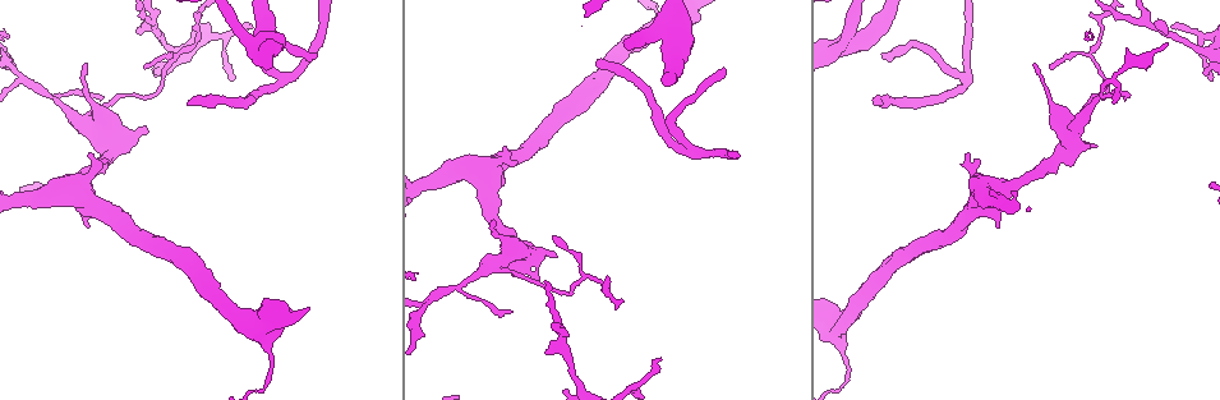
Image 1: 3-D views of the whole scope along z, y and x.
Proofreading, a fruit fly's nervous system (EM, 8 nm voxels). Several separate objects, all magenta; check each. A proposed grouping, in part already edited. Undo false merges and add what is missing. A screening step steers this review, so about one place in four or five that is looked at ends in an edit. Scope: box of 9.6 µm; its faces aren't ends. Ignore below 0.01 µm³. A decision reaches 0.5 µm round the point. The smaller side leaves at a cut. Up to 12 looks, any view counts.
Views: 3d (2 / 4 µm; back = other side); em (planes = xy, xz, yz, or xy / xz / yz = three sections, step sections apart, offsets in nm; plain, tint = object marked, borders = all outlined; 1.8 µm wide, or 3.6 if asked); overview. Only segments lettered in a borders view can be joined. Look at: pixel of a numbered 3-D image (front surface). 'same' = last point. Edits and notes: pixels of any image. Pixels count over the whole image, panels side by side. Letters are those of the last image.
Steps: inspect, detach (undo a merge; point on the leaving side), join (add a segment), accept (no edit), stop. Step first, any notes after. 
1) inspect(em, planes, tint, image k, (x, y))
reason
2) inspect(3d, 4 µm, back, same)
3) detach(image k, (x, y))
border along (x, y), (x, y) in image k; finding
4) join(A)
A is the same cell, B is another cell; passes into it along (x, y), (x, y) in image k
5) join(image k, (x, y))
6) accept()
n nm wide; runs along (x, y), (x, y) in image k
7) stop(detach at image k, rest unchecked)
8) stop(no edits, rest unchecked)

inspect(em, yz, step 8, borders, image 1, (1107, 79))
a fork

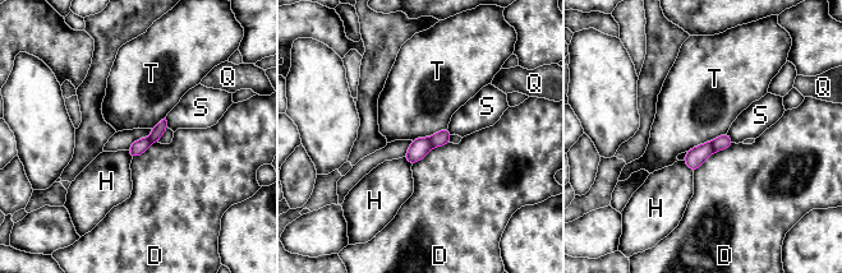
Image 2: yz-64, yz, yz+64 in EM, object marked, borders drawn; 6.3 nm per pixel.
inspect(em, xy, step 8, borders, same)
another direction

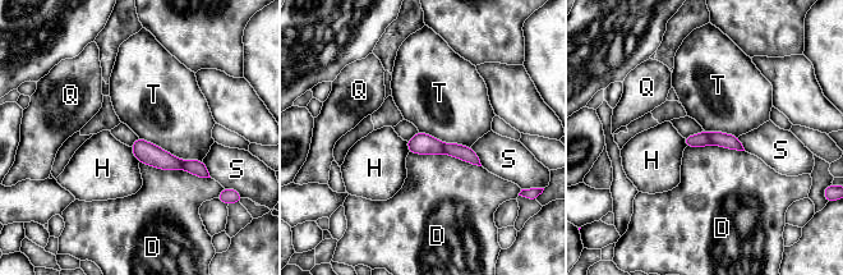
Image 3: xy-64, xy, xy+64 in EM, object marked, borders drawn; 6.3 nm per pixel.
detach(image 3, (701, 140))
D, H, Q, S and T are other cells; border along (706, 132), (712, 143) in image 3; two neurons meet here

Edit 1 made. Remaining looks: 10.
inspect(overview)
see it whole again

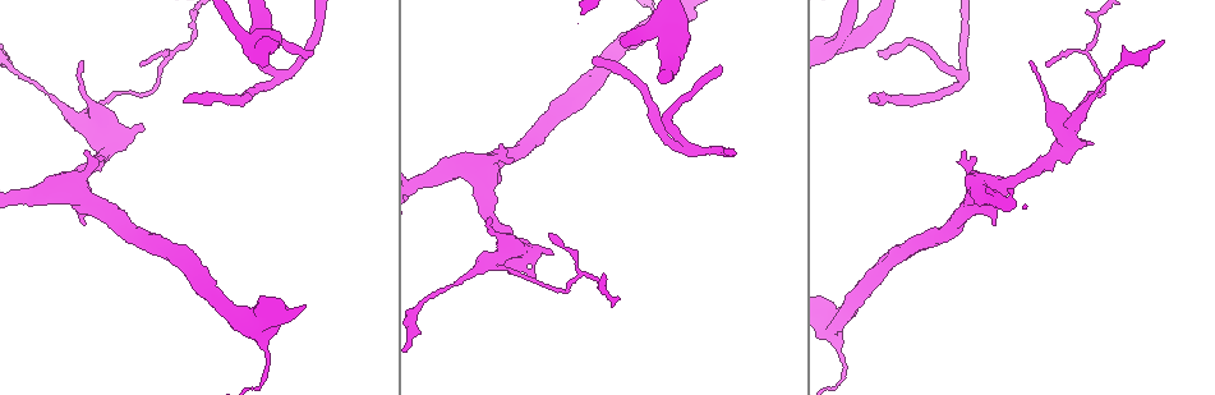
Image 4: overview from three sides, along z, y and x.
inspect(3d, 4 µm, image 4, (1029, 61))
thin end

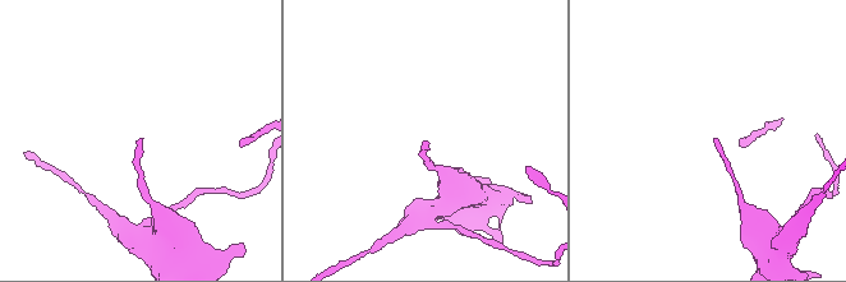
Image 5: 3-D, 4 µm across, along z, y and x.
inspect(em, 3.6 µm, xz, step 8, tint, image 5, (714, 139))
need the tissue

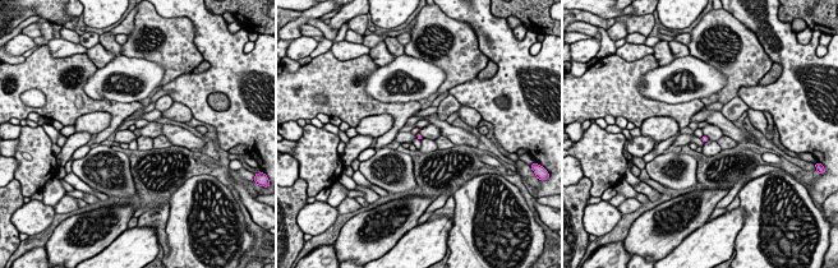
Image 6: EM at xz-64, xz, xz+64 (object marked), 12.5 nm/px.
inspect(em, 3.6 µm, planes, borders, same)
another direction

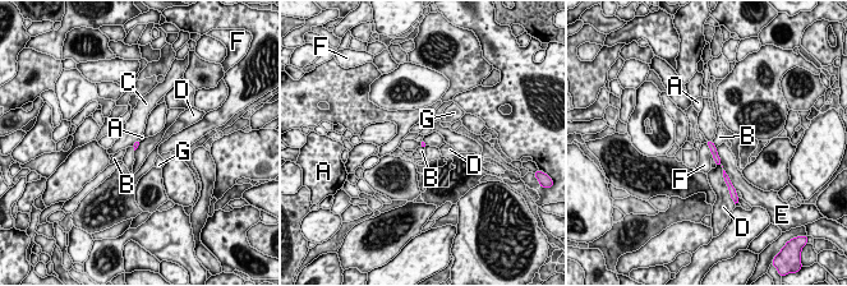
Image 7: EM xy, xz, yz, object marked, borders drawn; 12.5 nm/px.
accept()
E touches over 280 nm; A, B, C, D, E, F and G are other cells; runs along (708, 142), (719, 164) in image 7; none of them fits

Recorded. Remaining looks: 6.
inspect(3d, 4 µm, image 4, (313, 51))
an open end

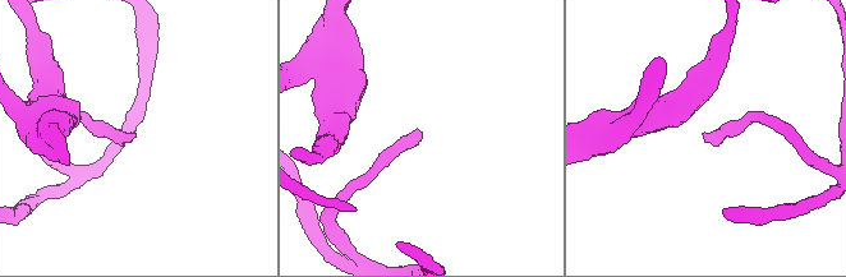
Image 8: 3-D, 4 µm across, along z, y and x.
inspect(em, planes, tint, image 8, (419, 133))

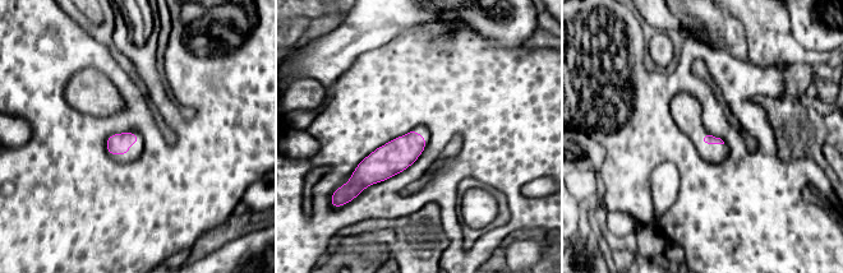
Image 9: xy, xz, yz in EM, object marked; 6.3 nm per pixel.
inspect(em, planes, borders, same)
see the neighbours

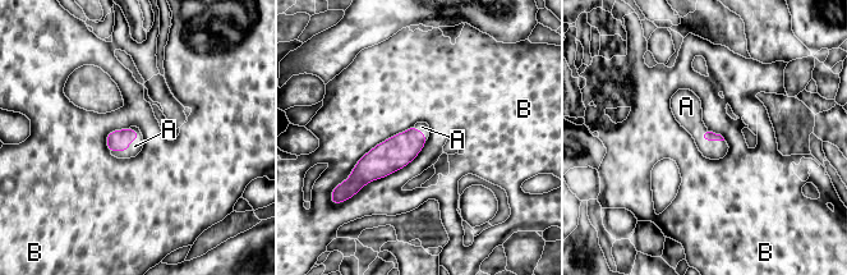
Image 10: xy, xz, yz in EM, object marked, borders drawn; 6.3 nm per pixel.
join(A)
A is the same cell, B is another cell; passes into it along (118, 140), (128, 149), (134, 146) in image 10; it goes on there

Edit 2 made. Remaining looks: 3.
stop(detach at image 3, join at image 10, rest unchecked)

